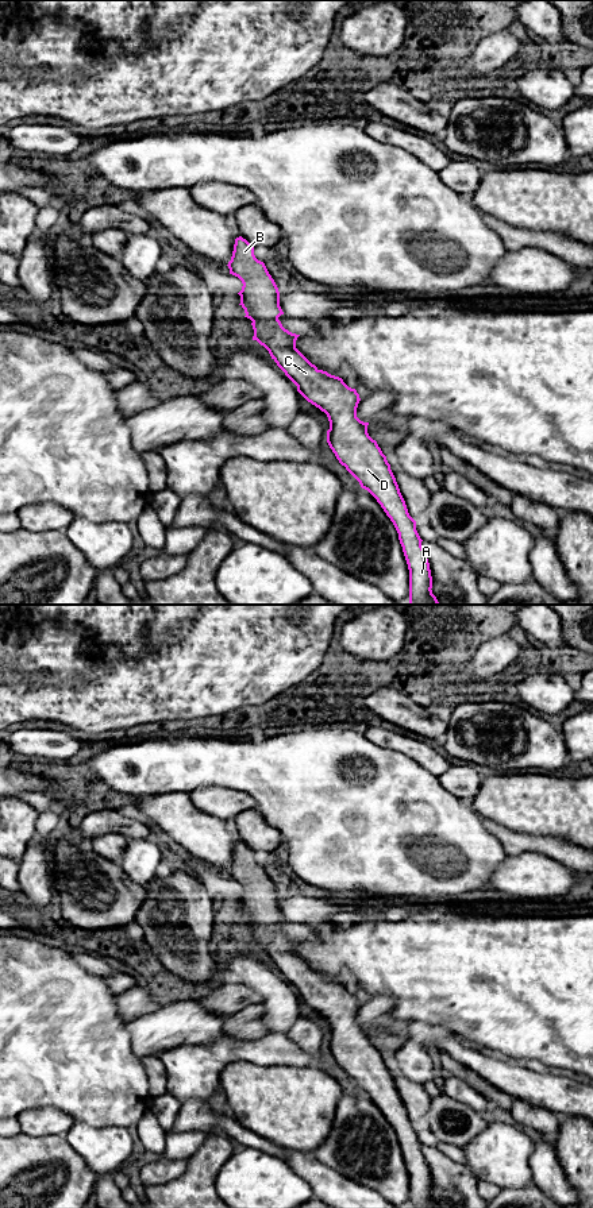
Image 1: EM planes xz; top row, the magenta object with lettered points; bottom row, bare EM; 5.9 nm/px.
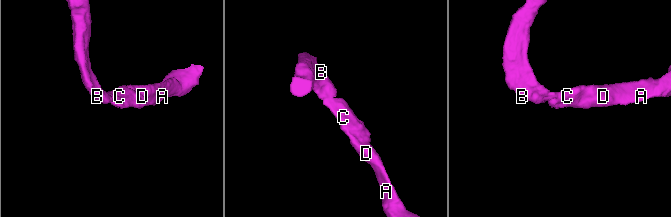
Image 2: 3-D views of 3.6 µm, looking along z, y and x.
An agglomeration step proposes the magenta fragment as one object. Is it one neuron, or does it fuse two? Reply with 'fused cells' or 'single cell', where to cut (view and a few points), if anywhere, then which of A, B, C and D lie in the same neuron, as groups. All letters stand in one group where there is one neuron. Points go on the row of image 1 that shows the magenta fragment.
single cell | no cut | A B C D

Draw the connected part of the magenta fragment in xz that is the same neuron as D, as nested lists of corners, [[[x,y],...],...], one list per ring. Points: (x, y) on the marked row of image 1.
[[[242,236],[236,238],[232,256],[227,266],[230,274],[238,277],[243,283],[242,290],[238,293],[240,296],[239,305],[244,309],[244,317],[253,321],[253,340],[257,340],[269,351],[277,366],[297,386],[297,391],[327,414],[330,421],[327,443],[330,448],[339,463],[359,482],[361,487],[377,499],[393,522],[409,570],[409,605],[440,605],[431,590],[432,576],[430,563],[421,547],[423,540],[416,530],[416,521],[408,513],[386,456],[382,454],[377,441],[367,433],[369,422],[363,422],[357,417],[357,408],[361,401],[359,394],[355,389],[349,387],[342,378],[319,370],[296,348],[296,340],[300,335],[285,329],[278,320],[284,314],[280,306],[278,287],[265,263],[255,258],[251,243]]]

